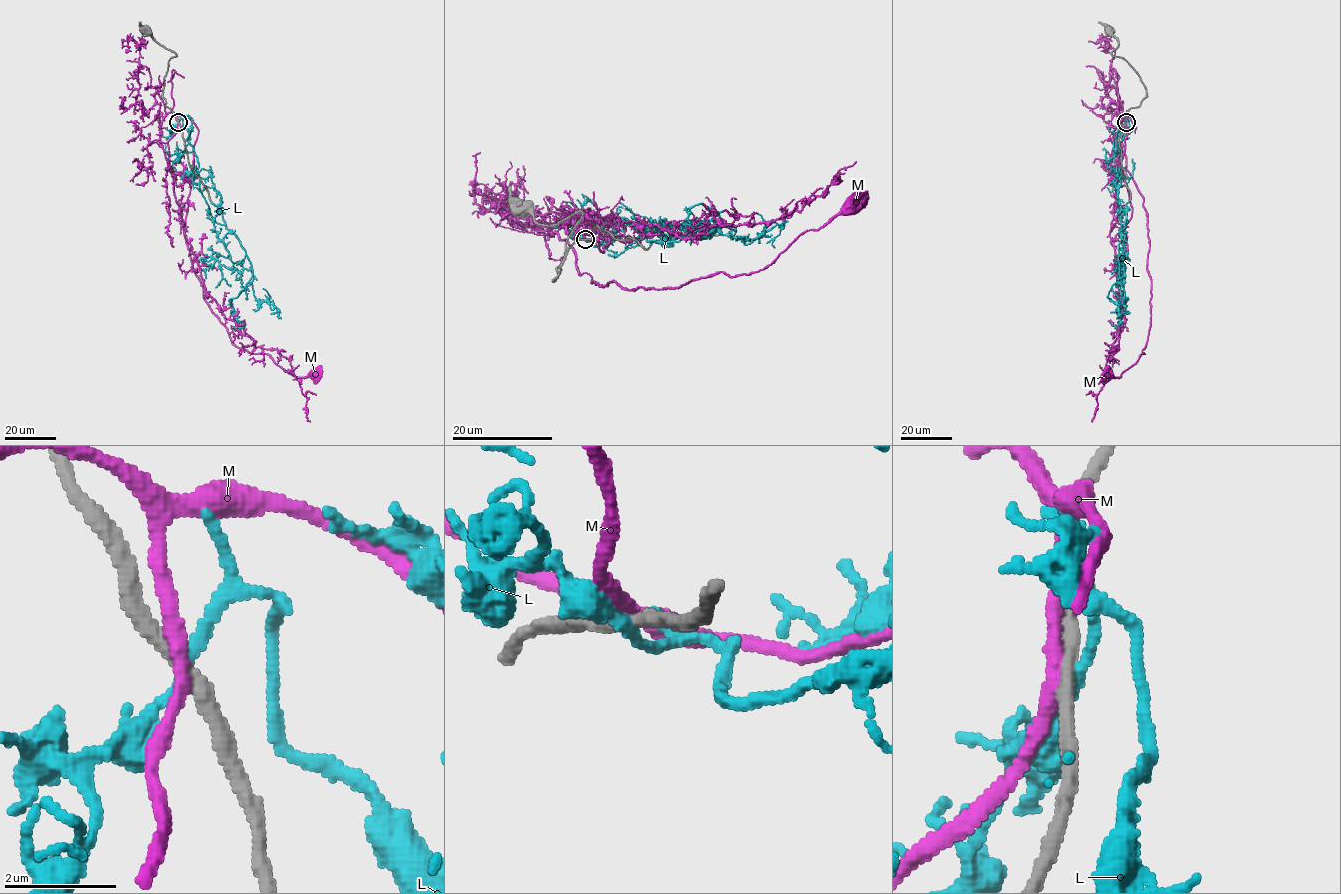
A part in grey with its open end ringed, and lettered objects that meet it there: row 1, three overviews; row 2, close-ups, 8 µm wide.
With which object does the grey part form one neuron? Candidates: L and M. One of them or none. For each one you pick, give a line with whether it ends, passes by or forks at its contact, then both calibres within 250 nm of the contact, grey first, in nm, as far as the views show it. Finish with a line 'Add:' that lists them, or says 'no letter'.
L: It passes by. Thickness 280 nm (grey) against 190 nm
Add: L

